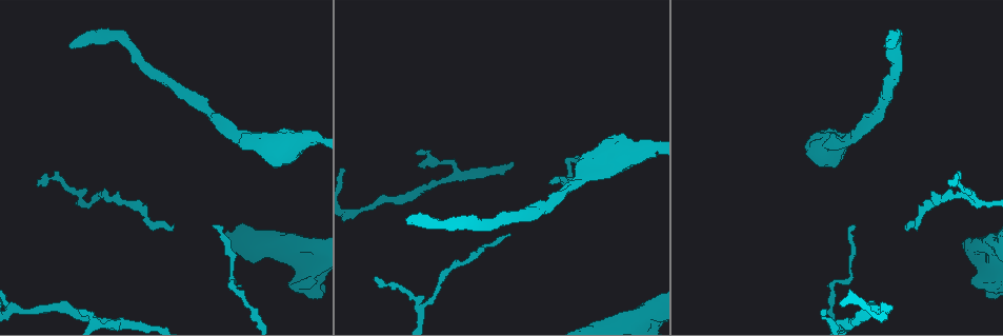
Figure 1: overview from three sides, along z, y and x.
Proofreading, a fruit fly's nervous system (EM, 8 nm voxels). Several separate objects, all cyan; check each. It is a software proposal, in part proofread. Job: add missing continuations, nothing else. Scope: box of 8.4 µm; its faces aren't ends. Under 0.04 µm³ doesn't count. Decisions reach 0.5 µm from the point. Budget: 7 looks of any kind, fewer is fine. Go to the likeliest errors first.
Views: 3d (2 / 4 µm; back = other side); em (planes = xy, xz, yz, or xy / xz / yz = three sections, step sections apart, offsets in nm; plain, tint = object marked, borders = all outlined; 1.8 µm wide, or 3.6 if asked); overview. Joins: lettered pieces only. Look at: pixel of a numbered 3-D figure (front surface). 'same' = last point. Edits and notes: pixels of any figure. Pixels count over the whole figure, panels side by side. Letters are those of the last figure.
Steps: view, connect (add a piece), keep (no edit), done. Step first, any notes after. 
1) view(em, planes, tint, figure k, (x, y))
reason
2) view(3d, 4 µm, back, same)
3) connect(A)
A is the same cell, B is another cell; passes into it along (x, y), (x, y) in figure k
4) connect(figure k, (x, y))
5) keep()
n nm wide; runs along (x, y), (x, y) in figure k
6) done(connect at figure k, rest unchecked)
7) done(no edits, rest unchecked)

view(em, 3.6 µm, xz, step 8, borders, figure 1, (408, 223))

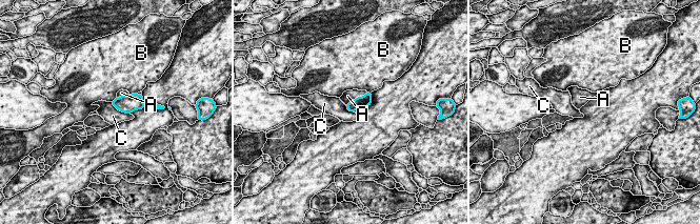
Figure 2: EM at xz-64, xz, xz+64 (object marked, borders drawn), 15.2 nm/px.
view(em, 3.6 µm, yz, step 4, borders, same)
another direction

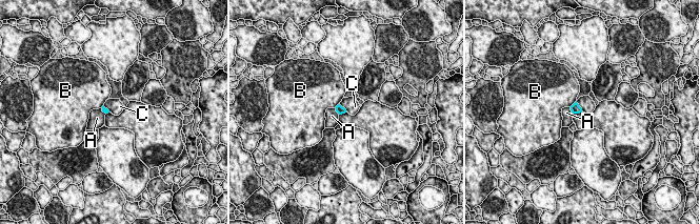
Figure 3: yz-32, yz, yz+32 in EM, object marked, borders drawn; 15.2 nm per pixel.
connect(A)
A is the same cell, B and C are other cells; passes into it along (575, 108), (571, 109), (566, 113) in figure 3; it goes on there

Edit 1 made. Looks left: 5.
view(overview)
see it whole again

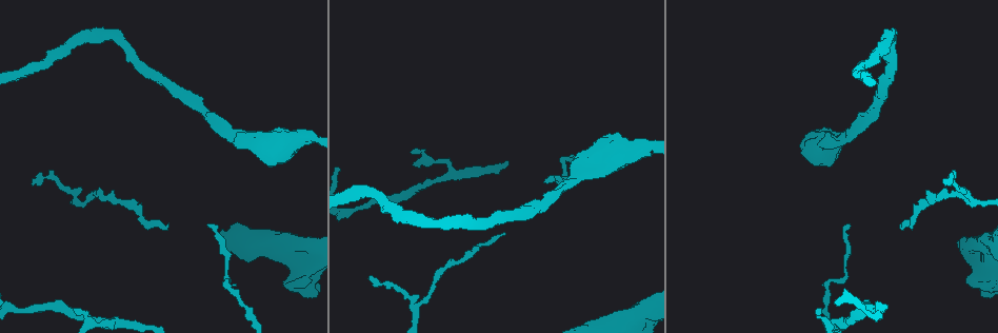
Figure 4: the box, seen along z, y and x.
view(3d, 4 µm, figure 4, (411, 151))
thin end

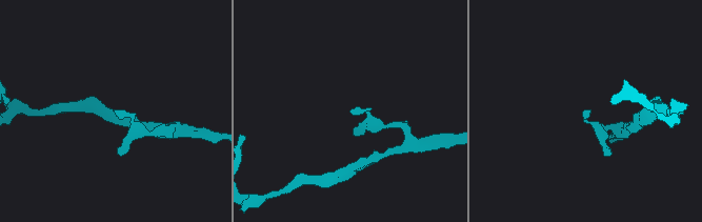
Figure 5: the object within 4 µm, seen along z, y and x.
view(em, xy, step 8, borders, figure 5, (352, 111))

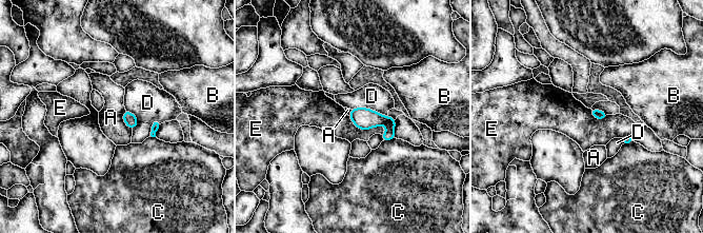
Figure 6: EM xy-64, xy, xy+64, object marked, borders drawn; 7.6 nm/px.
view(em, yz, step 8, borders, same)
cut it another way

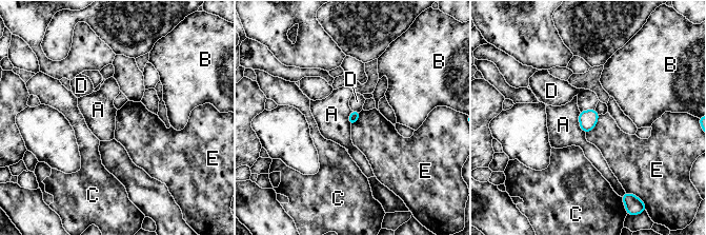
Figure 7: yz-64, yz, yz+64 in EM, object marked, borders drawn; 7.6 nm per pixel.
keep()
A, B, C, D and E are other cells; border along (579, 112), (579, 125), (585, 133) in figure 7; no lettered piece goes on from it

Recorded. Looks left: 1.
done(connect at figure 3, rest unchecked)

